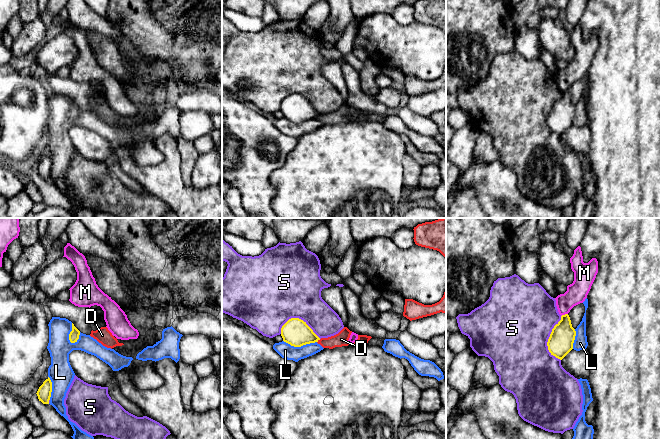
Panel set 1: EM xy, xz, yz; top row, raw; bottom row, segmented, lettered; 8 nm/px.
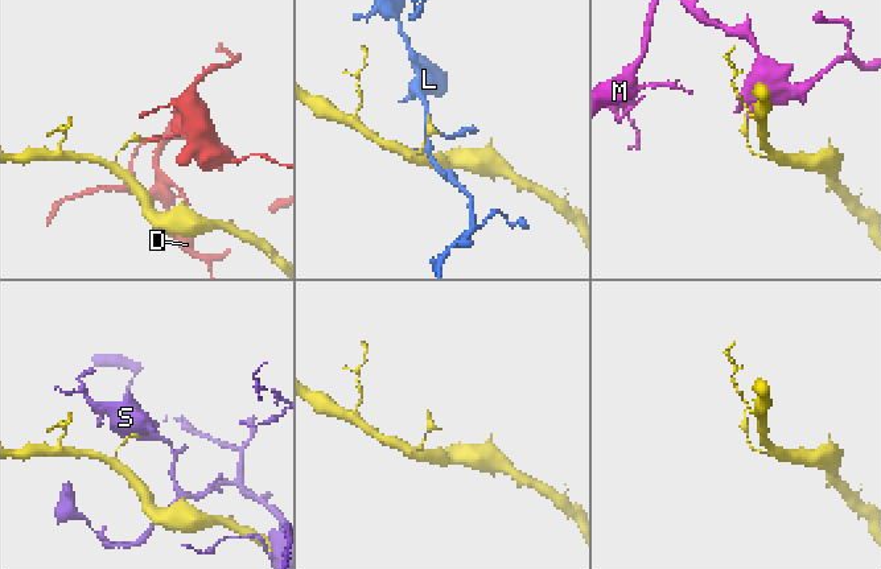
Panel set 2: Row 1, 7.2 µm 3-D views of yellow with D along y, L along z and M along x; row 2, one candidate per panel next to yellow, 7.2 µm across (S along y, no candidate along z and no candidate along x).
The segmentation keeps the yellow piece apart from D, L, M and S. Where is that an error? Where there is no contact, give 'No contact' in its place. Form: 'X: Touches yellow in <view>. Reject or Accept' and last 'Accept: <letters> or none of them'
D: Touches yellow in xz. Reject
L: Touches yellow in xy. Reject
M: Touches yellow in yz. Reject
S: Touches yellow in yz. Reject
Accept: none of them

